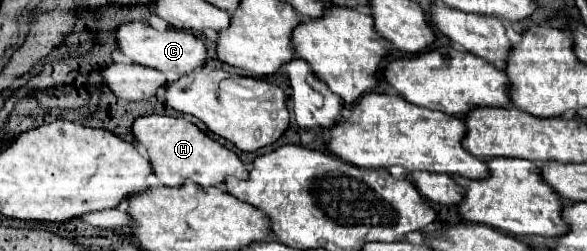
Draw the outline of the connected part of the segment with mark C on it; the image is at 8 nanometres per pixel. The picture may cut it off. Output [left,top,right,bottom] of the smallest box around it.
[116,23,206,77]

